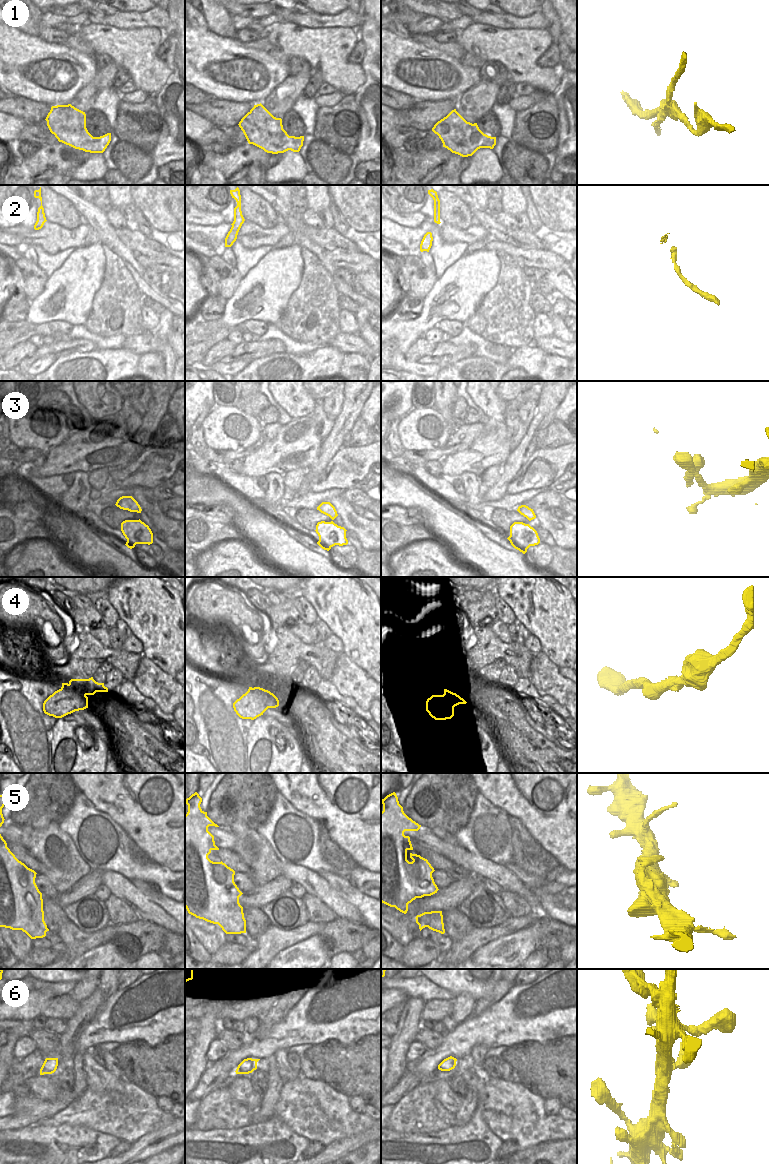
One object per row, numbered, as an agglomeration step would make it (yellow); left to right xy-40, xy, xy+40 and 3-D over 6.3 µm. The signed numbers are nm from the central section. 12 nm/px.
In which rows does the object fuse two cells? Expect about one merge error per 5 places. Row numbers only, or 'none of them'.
1.

